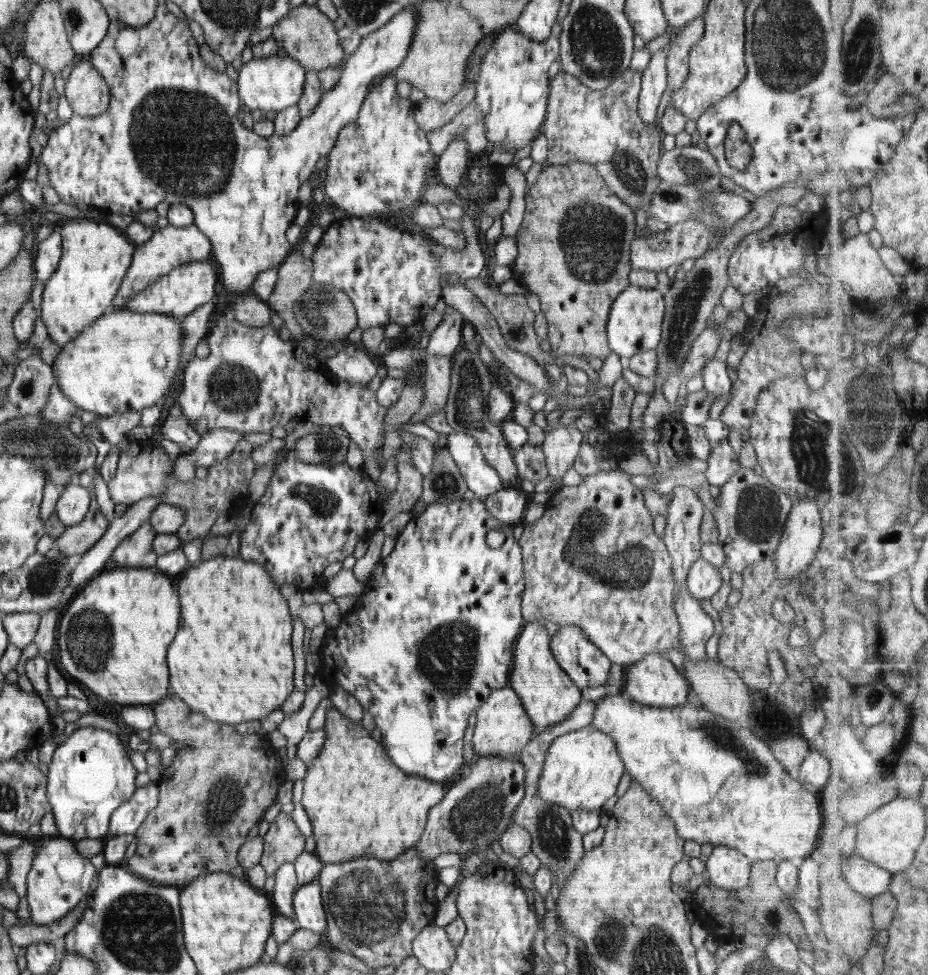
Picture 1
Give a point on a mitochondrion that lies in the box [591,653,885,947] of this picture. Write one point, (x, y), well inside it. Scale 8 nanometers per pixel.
(718, 734)

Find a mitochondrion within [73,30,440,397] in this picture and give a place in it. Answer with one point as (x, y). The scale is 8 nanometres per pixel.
(185, 145)

